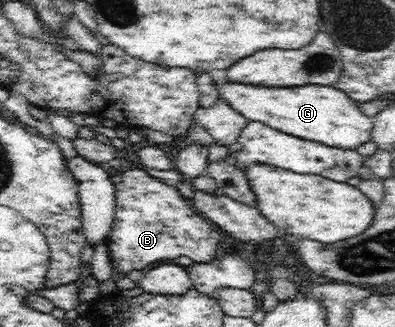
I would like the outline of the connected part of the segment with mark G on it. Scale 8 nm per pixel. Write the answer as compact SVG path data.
M227 81L219 85L219 94L222 100L228 102L230 107L236 109L249 121L261 122L276 130L282 130L284 133L288 132L288 135L294 137L316 140L316 142L344 150L354 150L371 141L373 122L370 121L370 117L362 113L358 104L349 98L348 94L334 86L310 84L310 86L302 86L302 88L256 88L250 84L232 84Z

